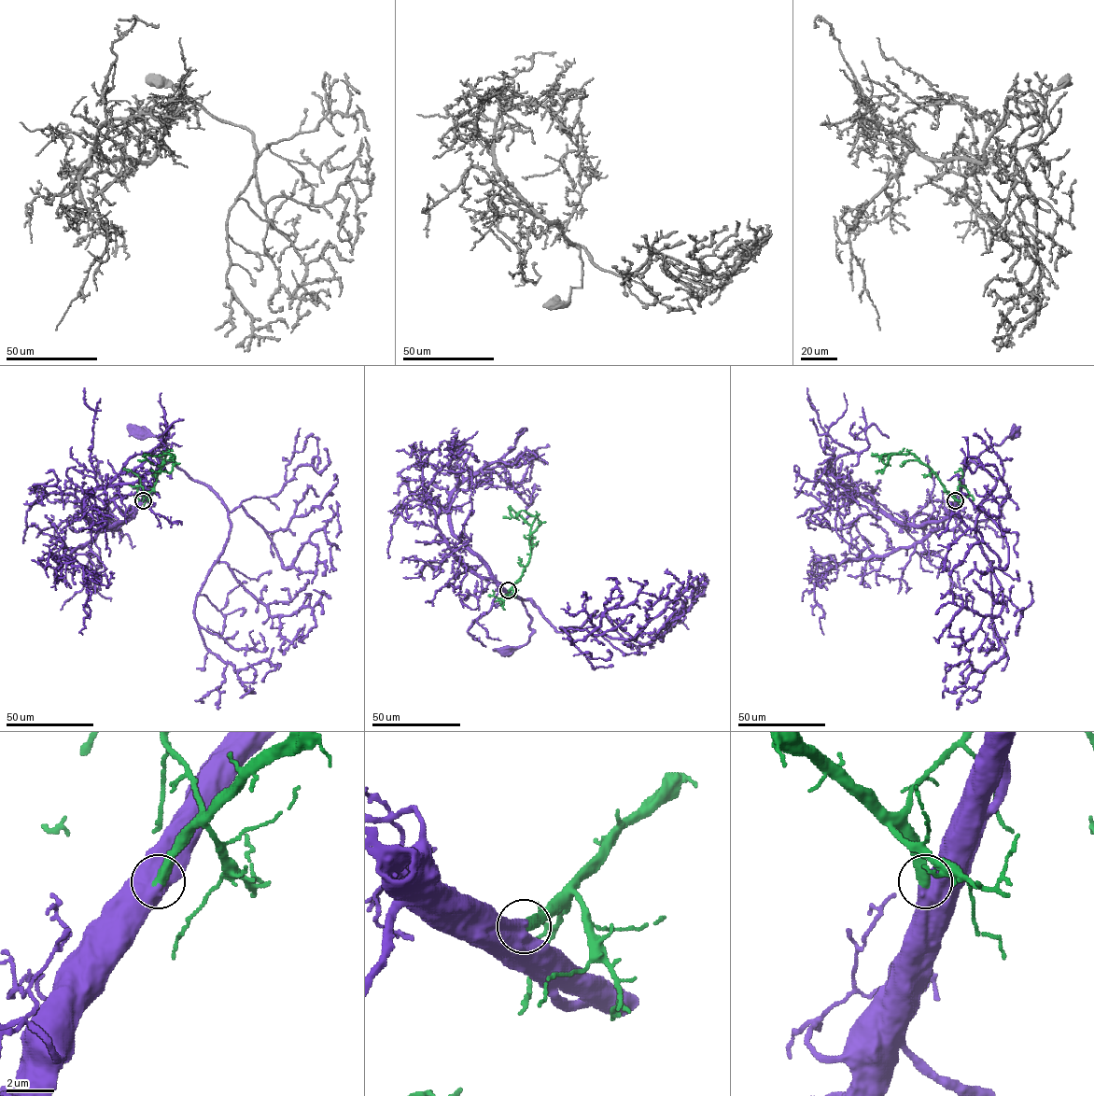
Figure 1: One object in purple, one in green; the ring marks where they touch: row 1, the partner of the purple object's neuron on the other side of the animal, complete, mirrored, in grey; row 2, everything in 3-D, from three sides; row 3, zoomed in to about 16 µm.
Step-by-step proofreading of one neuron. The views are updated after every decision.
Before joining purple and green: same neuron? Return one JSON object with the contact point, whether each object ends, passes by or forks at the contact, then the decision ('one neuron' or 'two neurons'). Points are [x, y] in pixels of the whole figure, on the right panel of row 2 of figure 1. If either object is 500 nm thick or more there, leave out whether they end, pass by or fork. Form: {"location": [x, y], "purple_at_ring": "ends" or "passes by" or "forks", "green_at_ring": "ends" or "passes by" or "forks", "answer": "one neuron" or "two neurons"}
{"location": [955, 500], "answer": "one neuron"}

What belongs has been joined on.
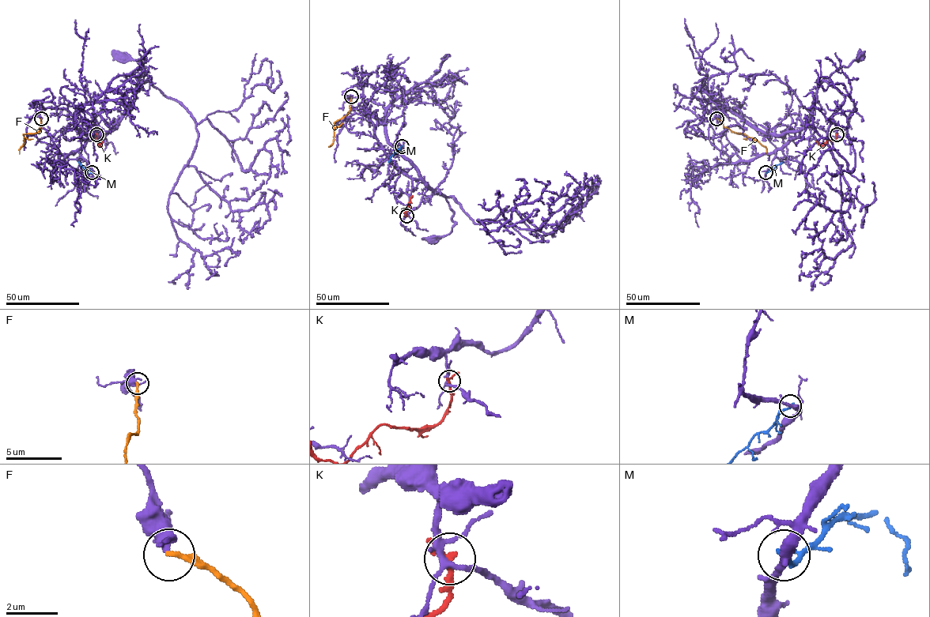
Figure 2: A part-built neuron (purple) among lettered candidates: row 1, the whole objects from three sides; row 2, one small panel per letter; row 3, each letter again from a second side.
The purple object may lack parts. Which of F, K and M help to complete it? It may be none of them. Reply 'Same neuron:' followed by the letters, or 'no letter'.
Same neuron: no letter

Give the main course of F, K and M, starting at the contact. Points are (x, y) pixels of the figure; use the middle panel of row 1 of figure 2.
F: (351, 96), (349, 110), (334, 124), (334, 141), (329, 146)
K: (406, 216), (406, 212), (412, 196)
M: (402, 146), (391, 156), (389, 163)

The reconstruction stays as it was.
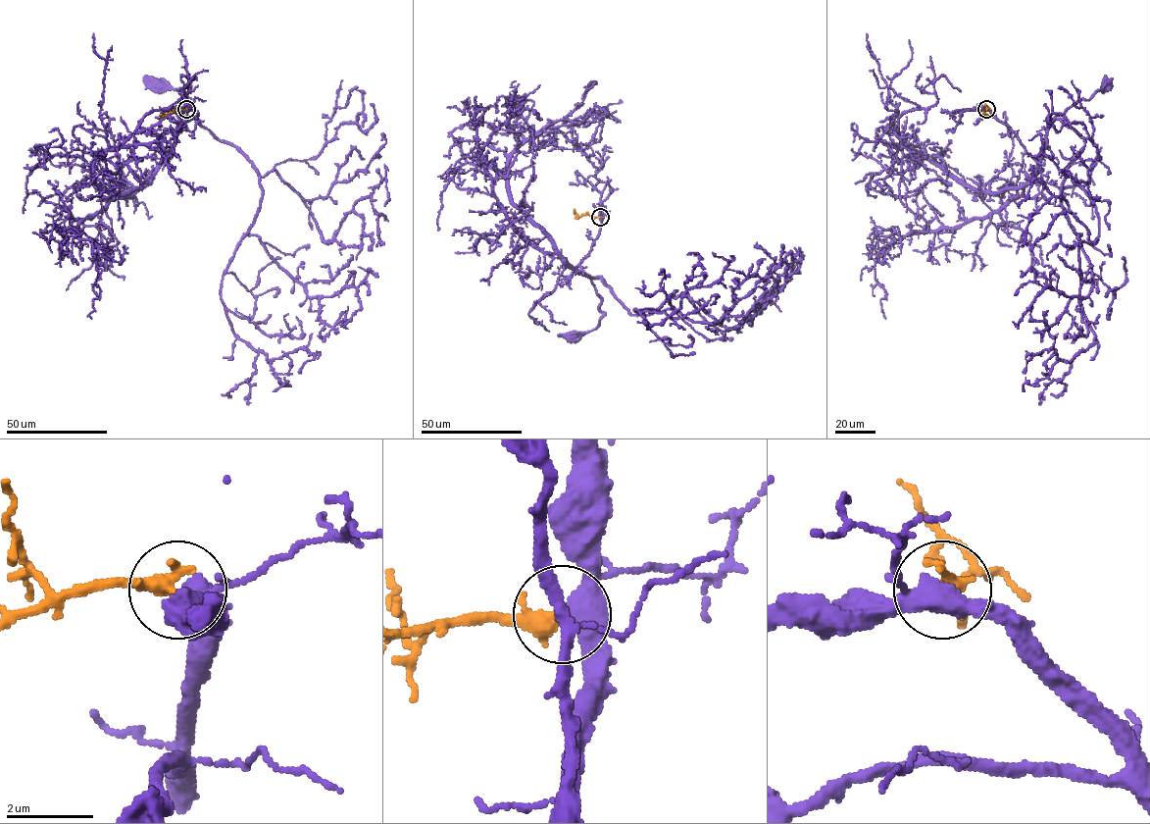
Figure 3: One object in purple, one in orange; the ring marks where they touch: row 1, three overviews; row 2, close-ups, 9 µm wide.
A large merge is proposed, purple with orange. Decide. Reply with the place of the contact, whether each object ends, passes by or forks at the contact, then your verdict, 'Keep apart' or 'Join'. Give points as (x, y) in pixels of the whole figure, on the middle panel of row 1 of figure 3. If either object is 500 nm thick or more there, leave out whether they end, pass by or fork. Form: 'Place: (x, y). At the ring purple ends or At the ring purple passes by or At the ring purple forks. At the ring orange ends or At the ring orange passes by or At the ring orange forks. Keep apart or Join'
Place: (600, 217). At the ring purple forks. At the ring orange ends. Join

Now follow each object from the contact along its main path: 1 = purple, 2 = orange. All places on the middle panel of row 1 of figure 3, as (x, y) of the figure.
1: (600, 217), (599, 235), (575, 268), (595, 286), (604, 316), (594, 329), (572, 335)
2: (600, 217), (587, 214), (578, 217), (574, 209)

